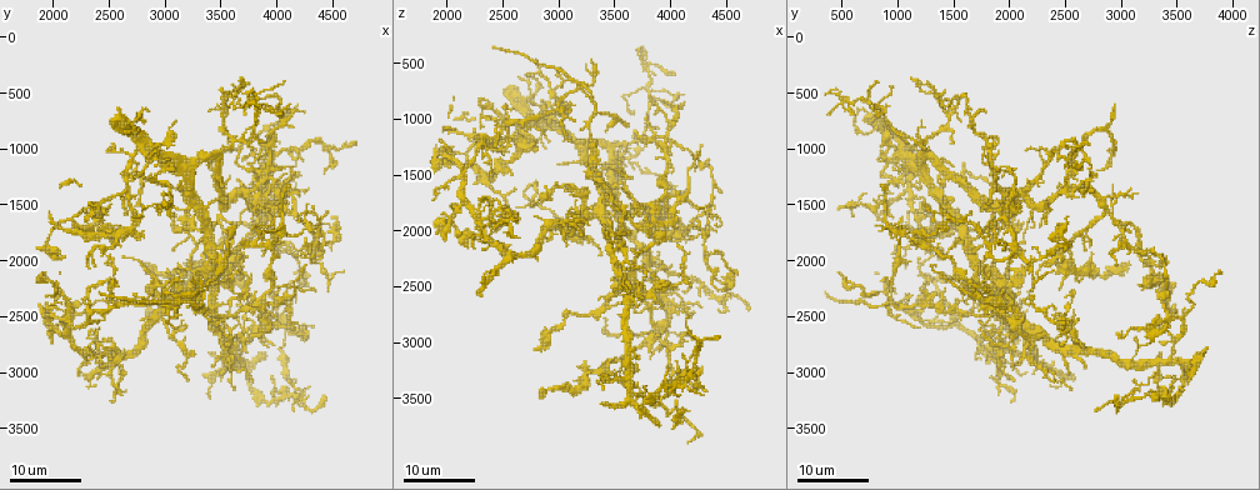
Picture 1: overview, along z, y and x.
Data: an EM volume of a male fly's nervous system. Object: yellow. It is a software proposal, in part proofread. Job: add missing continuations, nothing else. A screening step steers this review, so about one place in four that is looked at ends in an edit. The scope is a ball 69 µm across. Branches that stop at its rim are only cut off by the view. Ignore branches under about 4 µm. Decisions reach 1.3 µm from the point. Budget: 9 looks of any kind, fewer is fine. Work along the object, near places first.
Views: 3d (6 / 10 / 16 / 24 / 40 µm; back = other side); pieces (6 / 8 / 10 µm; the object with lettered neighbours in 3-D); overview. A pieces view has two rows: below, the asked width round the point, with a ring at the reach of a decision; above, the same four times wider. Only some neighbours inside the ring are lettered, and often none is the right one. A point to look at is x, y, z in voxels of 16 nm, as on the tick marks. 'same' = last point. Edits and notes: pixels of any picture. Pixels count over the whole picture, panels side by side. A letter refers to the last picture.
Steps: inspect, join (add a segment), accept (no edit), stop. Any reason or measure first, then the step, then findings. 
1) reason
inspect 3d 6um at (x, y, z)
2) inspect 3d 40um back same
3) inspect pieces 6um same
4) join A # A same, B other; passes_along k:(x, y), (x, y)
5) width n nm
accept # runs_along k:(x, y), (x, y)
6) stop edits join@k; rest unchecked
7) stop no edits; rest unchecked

long arm stops here
inspect 3d 16um at (3420, 1180, 2800)

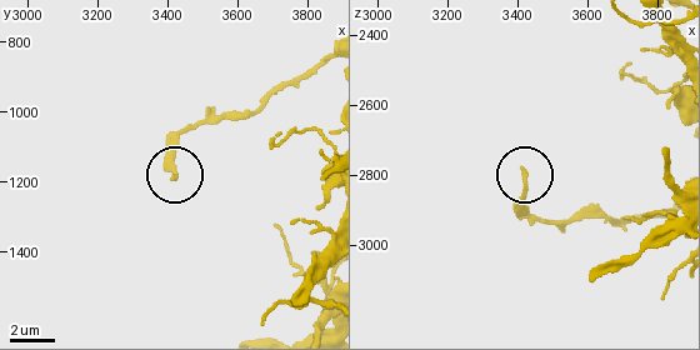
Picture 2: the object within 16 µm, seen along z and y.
inspect pieces 6um at (3410, 1190, 2790)

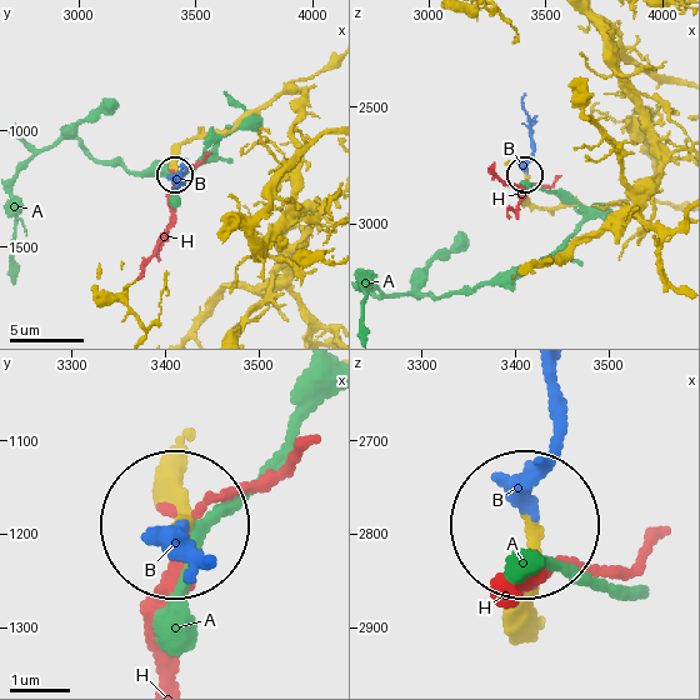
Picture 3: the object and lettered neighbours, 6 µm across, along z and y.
width 170 nm
join B # A other, B same, H other; it goes on there

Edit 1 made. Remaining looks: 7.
redraw
inspect overview

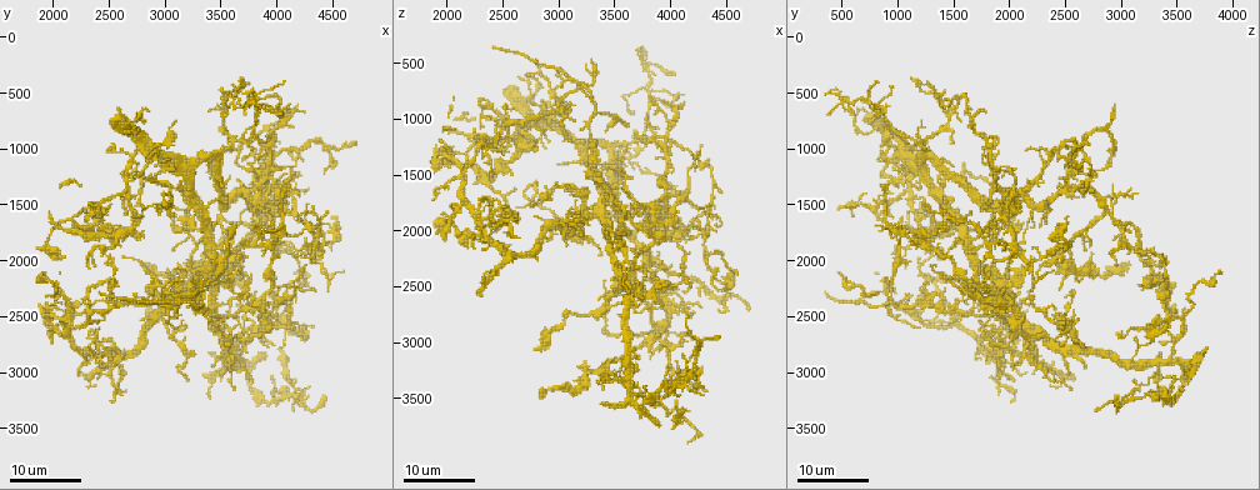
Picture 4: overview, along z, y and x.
tapers out
inspect 3d 24um at (3980, 1620, 2300)

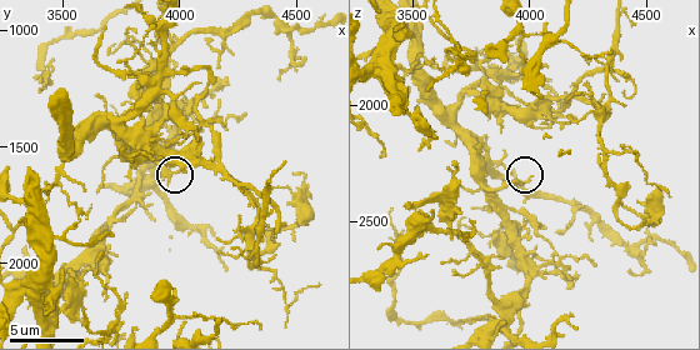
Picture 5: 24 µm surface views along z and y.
zoom in
inspect 3d 6um same

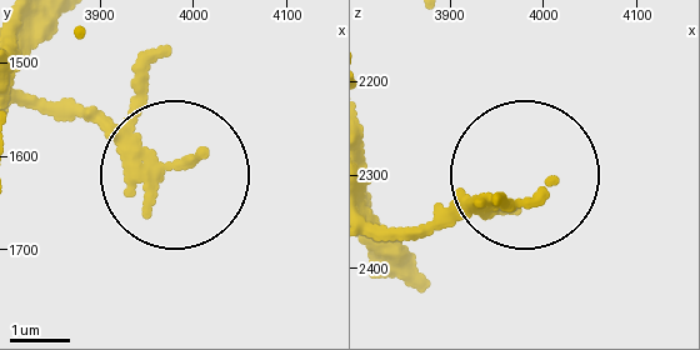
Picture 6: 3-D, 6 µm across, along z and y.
see the neighbours
inspect pieces 10um at (4005, 1600, 2310)

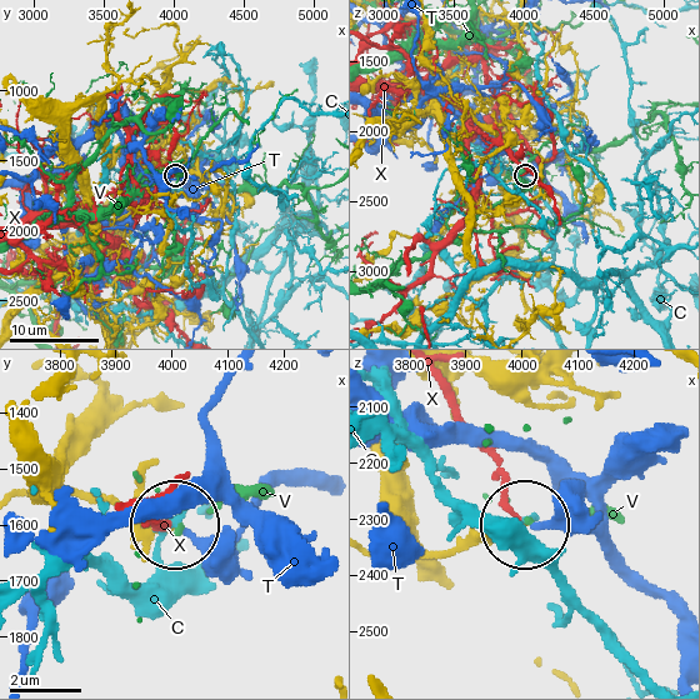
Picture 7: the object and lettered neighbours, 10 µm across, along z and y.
width 130 nm
accept # C other, T other, V other, X other; none of them fits

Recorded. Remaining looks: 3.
free end
inspect 3d 16um at (4680, 960, 2700)

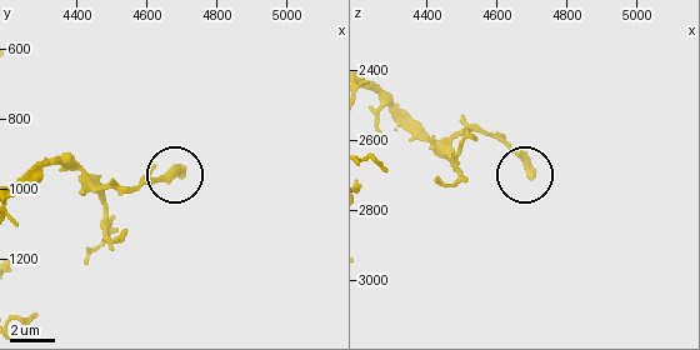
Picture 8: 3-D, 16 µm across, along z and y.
what lies round it
inspect pieces 10um at (4690, 950, 2710)

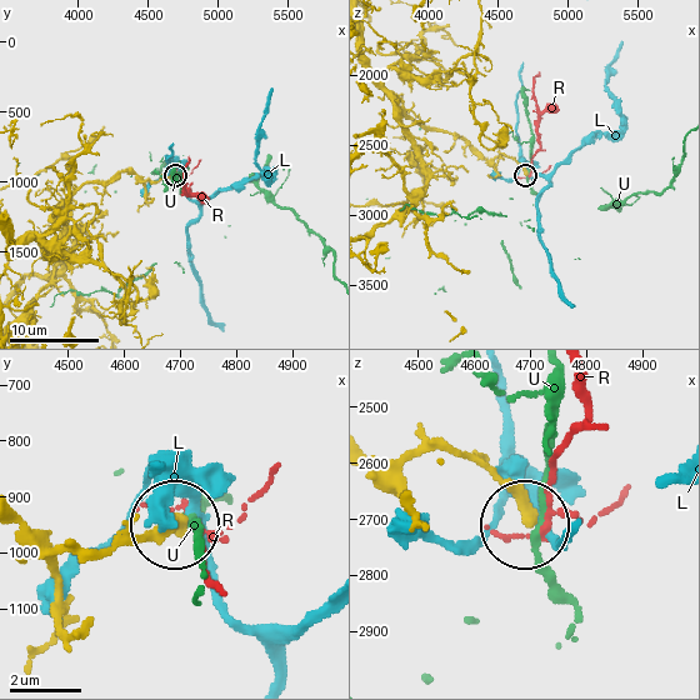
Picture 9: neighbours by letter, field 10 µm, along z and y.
accept # L other, R other, U other; runs_along 9:(376, 466), (439, 449), (466, 454), (511, 493), (520, 518); none of them fits

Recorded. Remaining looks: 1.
stop edits join@3; rest unchecked

